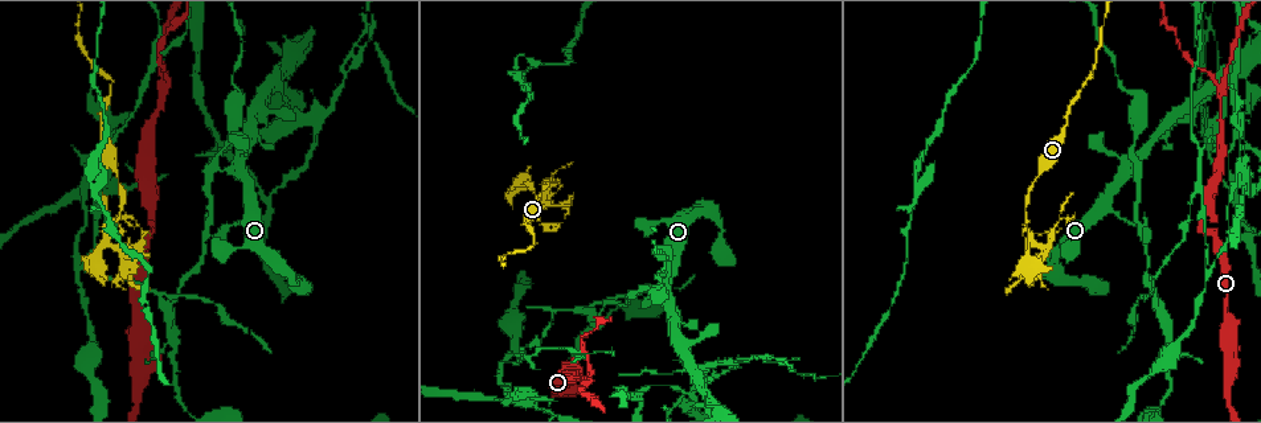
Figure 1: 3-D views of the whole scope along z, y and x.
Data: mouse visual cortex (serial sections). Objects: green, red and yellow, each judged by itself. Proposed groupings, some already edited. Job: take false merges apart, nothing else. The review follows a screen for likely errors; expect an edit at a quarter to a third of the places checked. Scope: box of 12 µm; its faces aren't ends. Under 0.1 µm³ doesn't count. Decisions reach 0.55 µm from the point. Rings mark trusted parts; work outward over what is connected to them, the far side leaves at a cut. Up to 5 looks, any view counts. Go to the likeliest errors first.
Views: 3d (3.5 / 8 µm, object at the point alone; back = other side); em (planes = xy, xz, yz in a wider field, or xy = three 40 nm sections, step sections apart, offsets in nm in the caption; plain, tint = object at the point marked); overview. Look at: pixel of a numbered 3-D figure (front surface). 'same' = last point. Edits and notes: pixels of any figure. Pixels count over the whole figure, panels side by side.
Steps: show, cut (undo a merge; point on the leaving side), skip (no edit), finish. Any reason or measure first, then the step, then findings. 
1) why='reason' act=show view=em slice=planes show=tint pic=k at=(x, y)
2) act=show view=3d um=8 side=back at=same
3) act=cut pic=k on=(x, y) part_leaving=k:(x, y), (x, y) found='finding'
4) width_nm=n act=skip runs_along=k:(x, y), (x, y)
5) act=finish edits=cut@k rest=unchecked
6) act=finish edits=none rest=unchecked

why='side arm on a straight run' act=show view=3d um=3.5 pic=1 at=(638, 291)

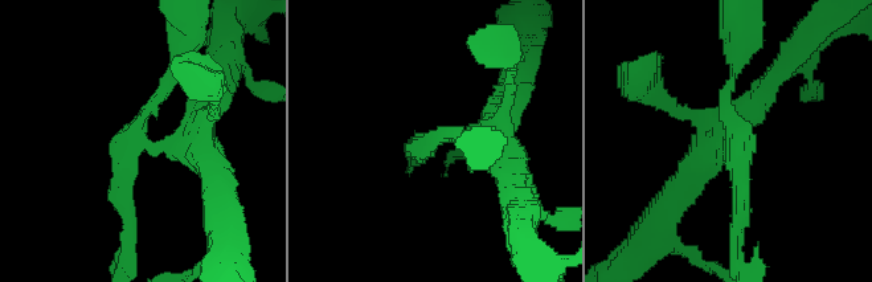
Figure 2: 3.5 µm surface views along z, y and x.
why='need the tissue' act=show view=em slice=xy step=1 show=tint pic=2 at=(137, 125)

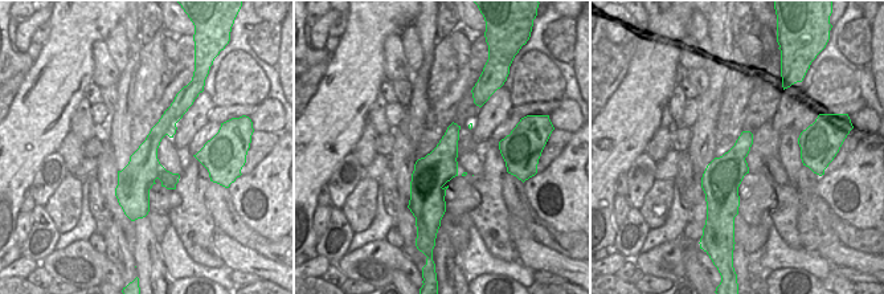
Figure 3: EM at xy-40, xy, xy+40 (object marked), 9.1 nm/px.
arms=3 arm_widths_nm=150,250,350 act=cut pic=2 on=(740, 159) part_leaving=2:(731, 146), (741, 146), (733, 256) found='two cells meet here'

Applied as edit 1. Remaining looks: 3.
act=show view=overview

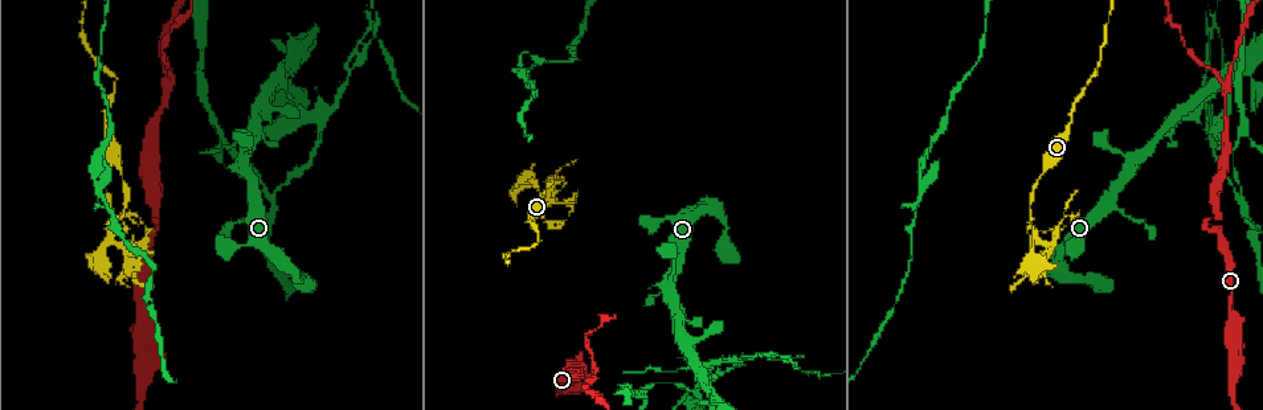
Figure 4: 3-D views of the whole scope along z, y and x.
why='thick turns thin' act=show view=3d um=3.5 pic=4 at=(1040, 175)

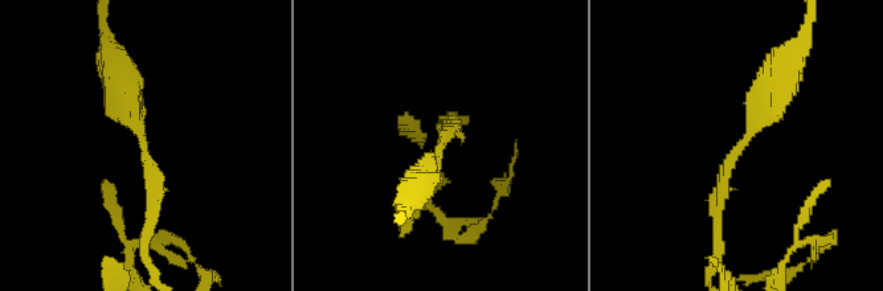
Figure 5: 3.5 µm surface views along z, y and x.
arm_widths_nm=150,400 act=show view=em slice=xy step=2 show=tint pic=5 at=(741, 148)

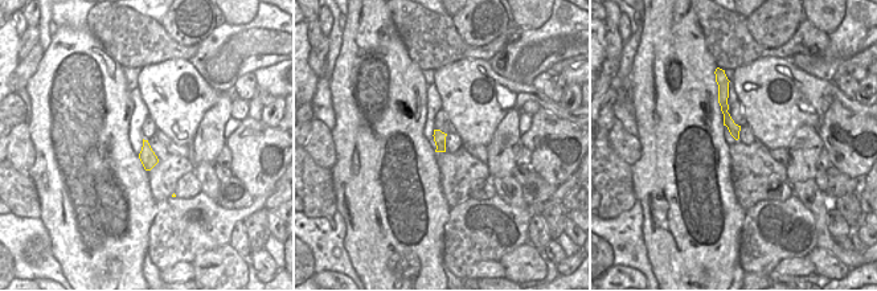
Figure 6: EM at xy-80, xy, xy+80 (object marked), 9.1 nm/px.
act=skip runs_along=5:(777, 77), (724, 173), (716, 230) found='one cell here'

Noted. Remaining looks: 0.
act=finish edits=cut@2 rest=unchecked

